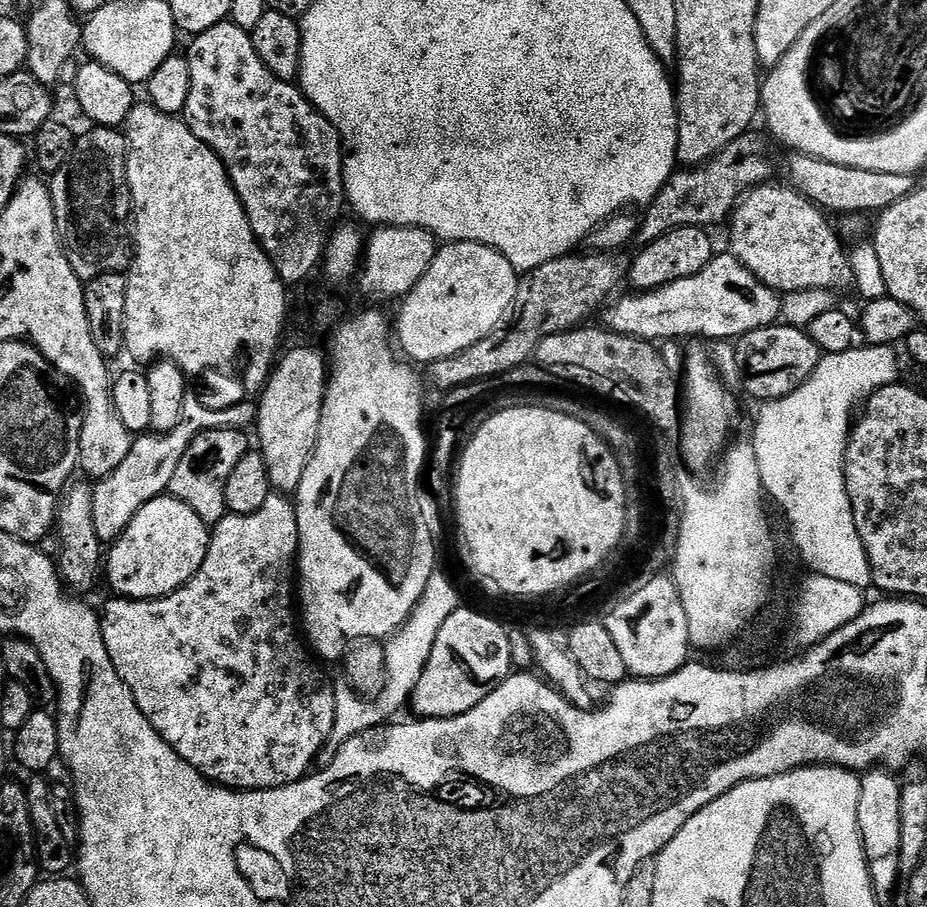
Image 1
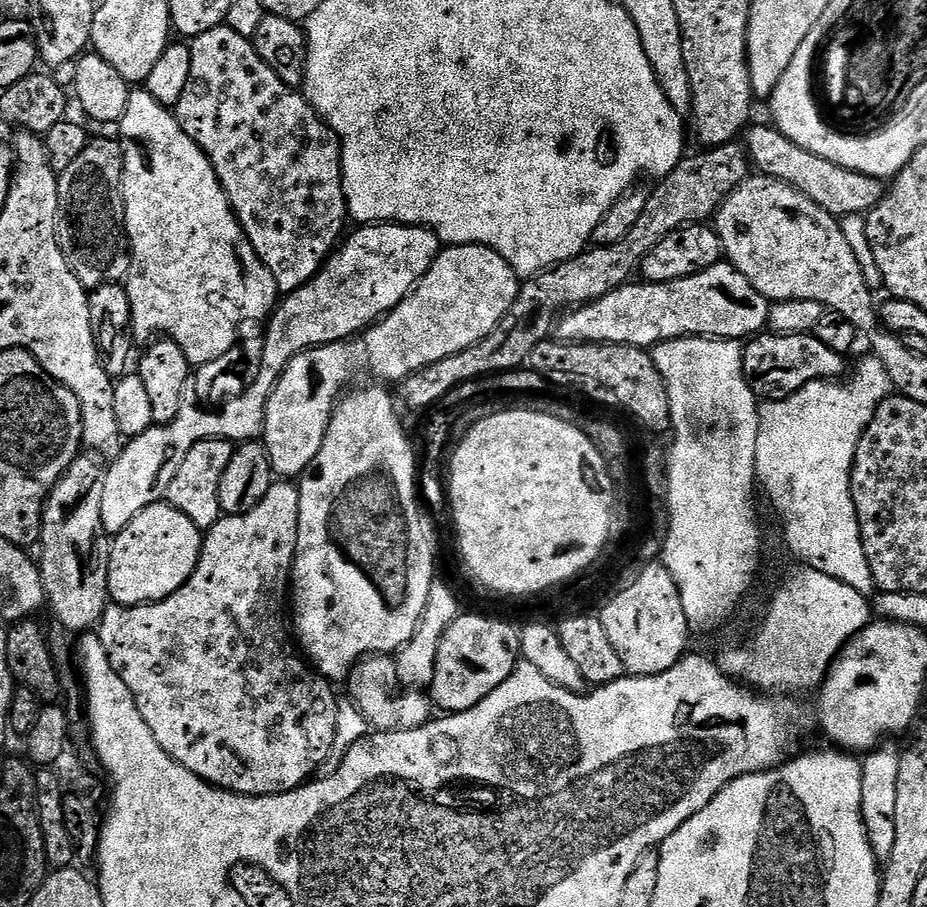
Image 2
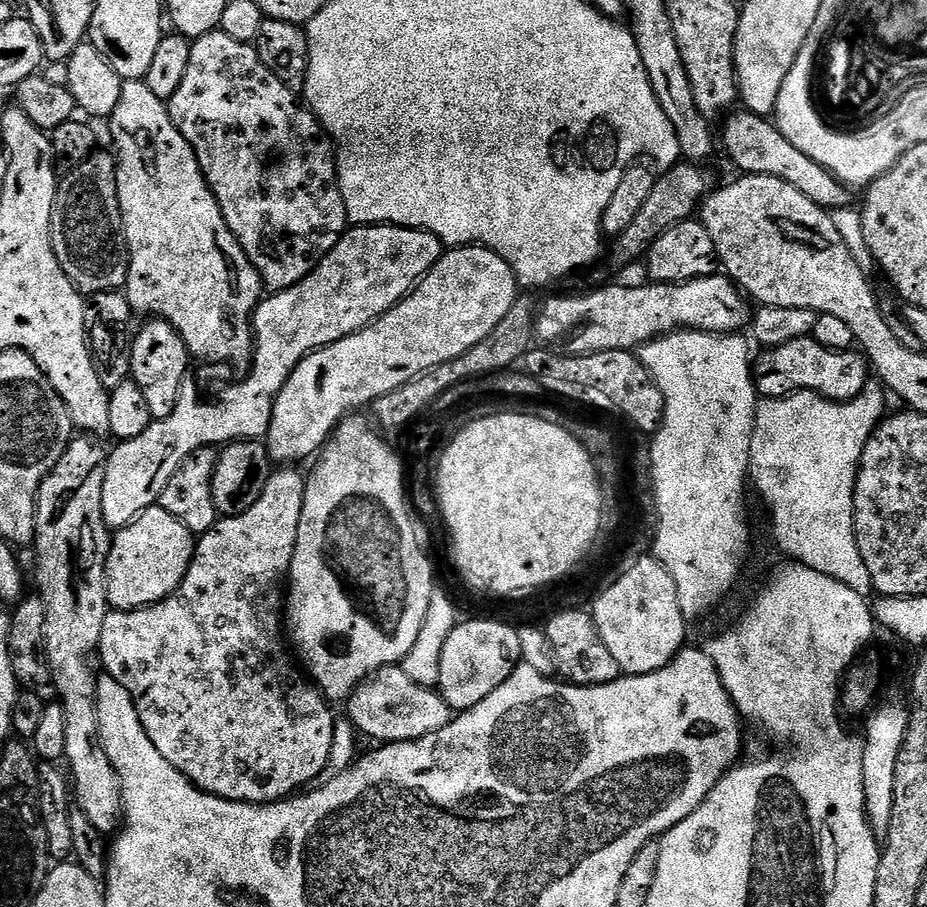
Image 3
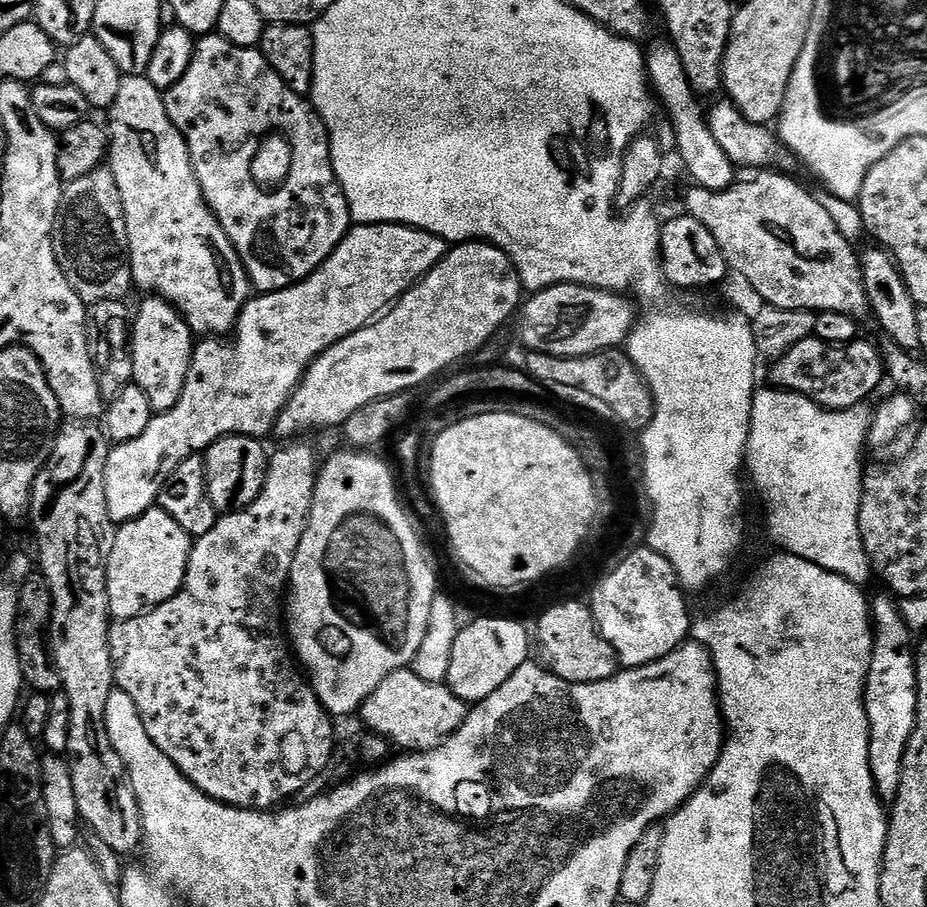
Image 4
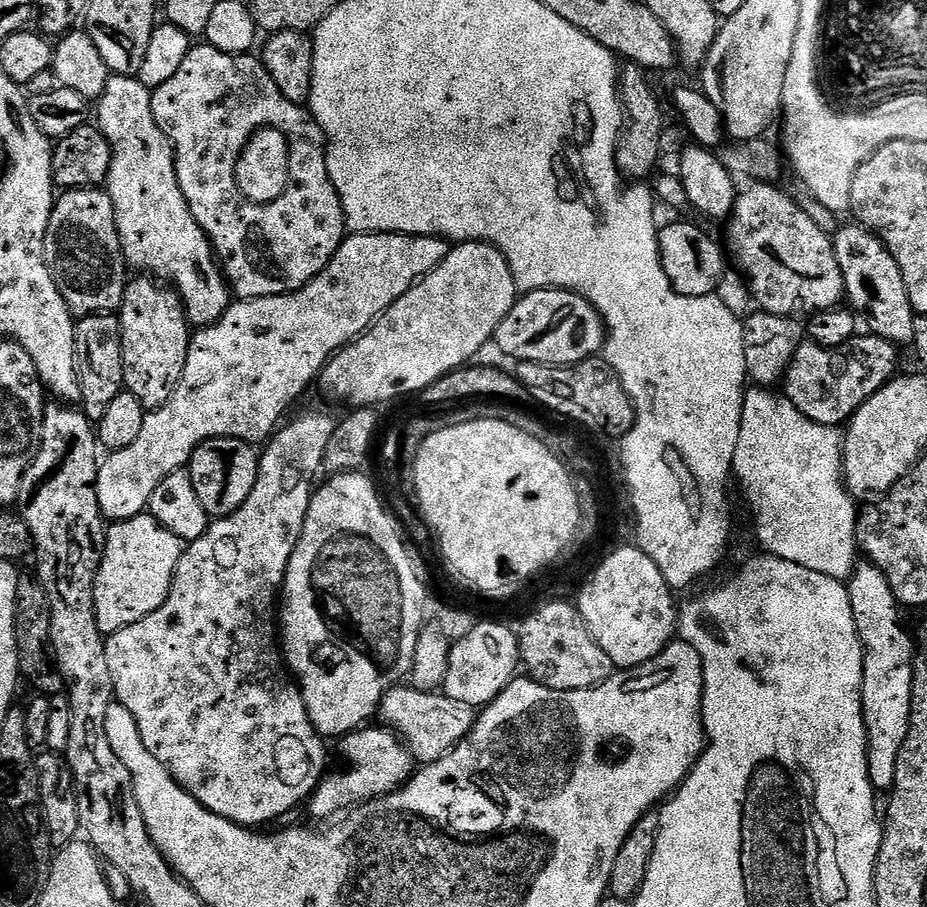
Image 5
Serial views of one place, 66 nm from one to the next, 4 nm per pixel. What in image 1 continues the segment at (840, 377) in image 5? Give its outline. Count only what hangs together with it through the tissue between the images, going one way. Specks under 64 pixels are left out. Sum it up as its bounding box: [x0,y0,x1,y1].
[734,322,821,402]

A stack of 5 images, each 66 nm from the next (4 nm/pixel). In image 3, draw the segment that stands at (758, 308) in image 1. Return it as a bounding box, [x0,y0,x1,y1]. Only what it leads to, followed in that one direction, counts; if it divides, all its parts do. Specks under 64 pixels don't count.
[535,275,754,354]

